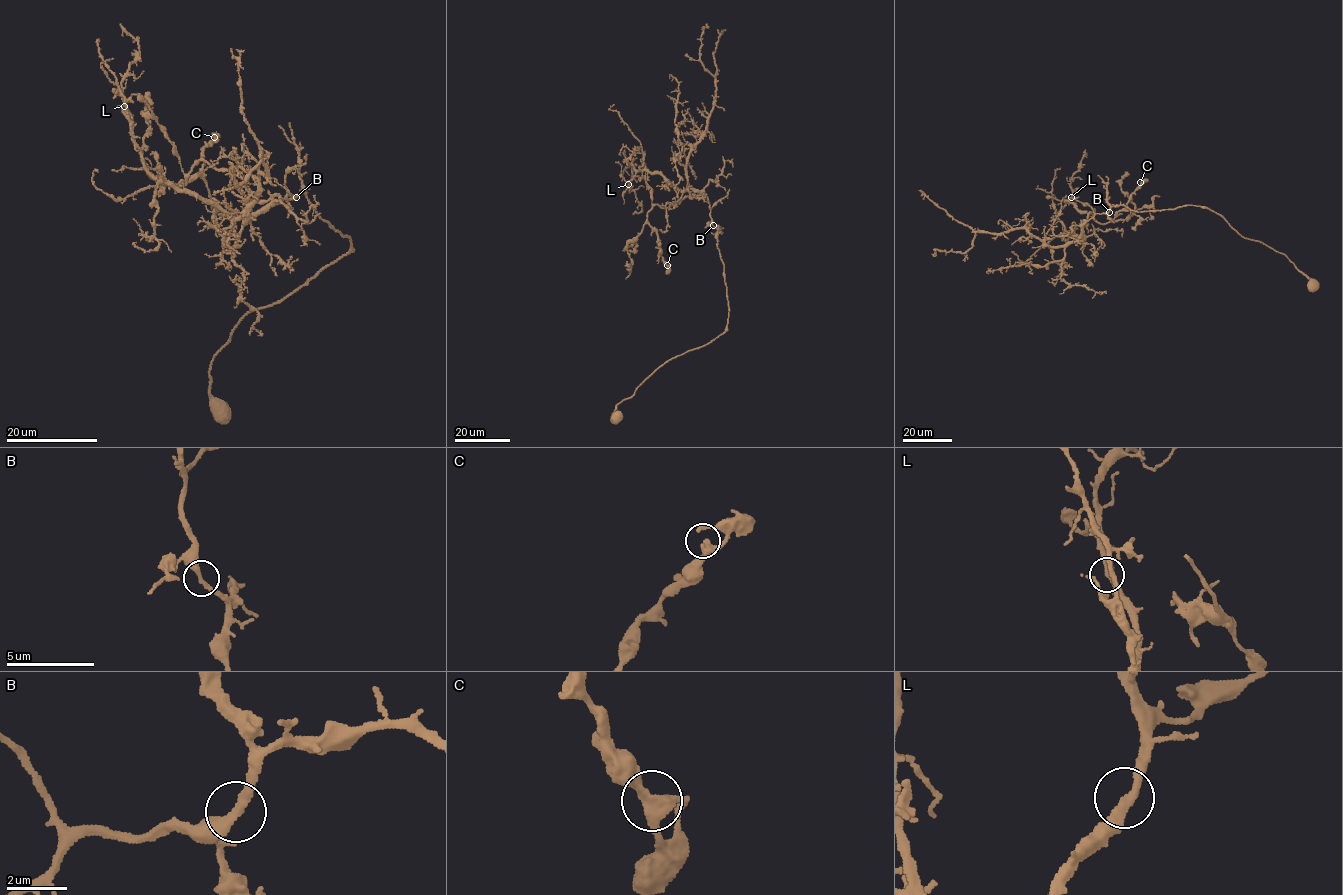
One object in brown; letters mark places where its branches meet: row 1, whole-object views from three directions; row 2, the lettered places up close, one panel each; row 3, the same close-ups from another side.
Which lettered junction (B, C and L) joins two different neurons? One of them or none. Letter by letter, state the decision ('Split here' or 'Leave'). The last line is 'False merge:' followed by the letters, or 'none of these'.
B: Leave
C: Leave
L: Leave
False merge: none of these

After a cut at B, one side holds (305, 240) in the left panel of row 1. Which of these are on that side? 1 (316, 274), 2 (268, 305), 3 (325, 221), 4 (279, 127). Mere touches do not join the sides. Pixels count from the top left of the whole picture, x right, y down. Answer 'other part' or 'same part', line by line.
1: other part
2: other part
3: other part
4: other part

